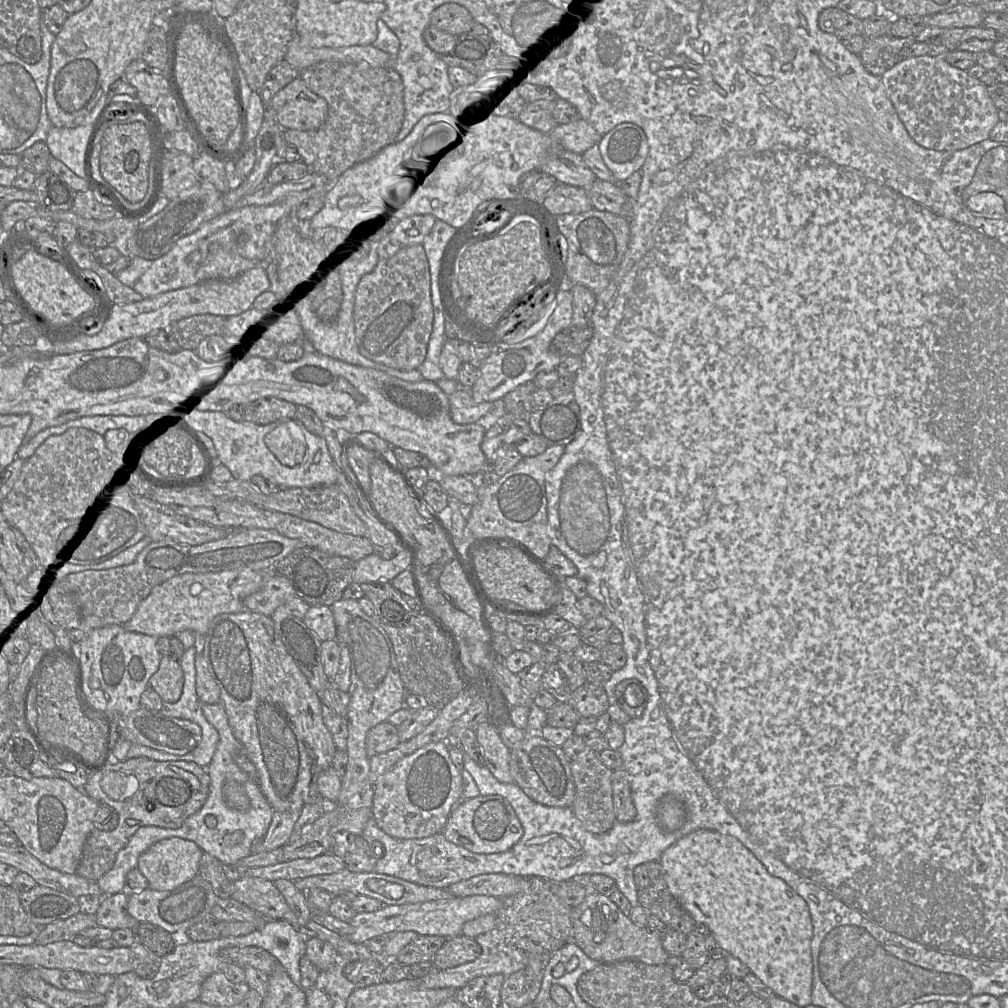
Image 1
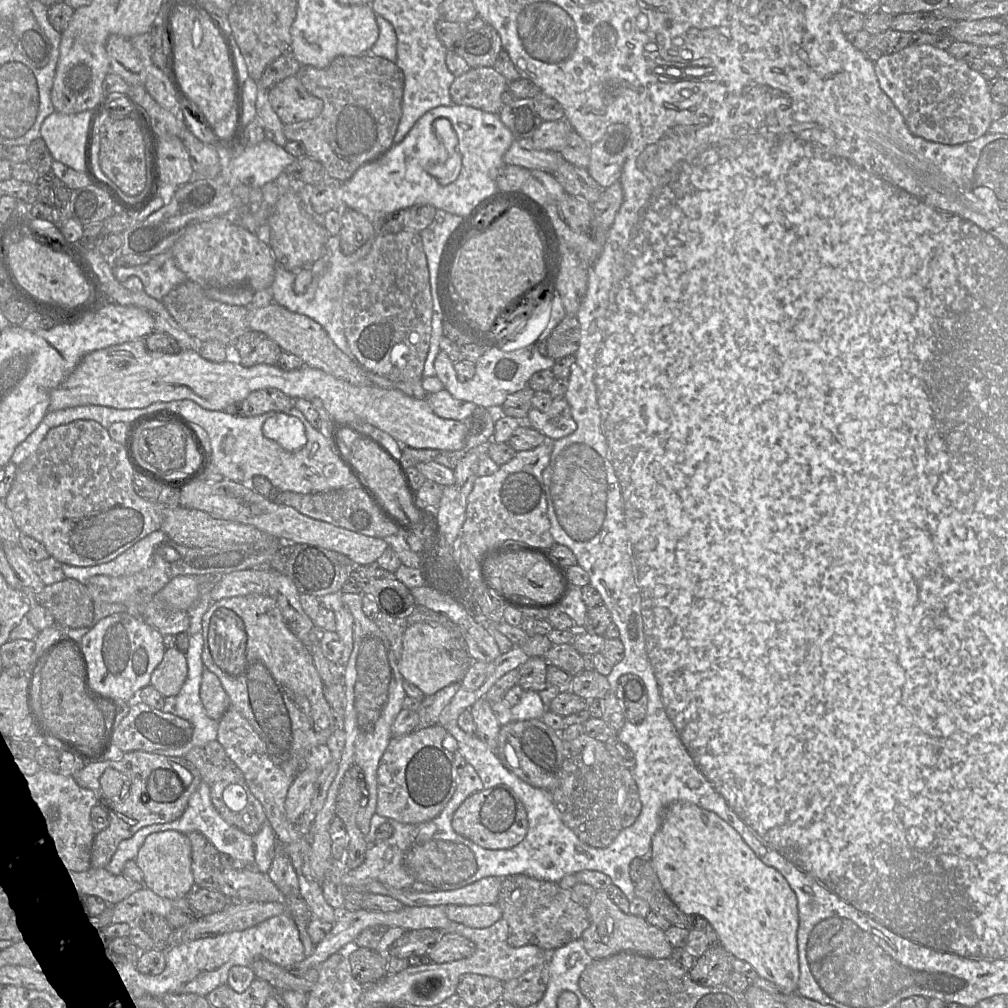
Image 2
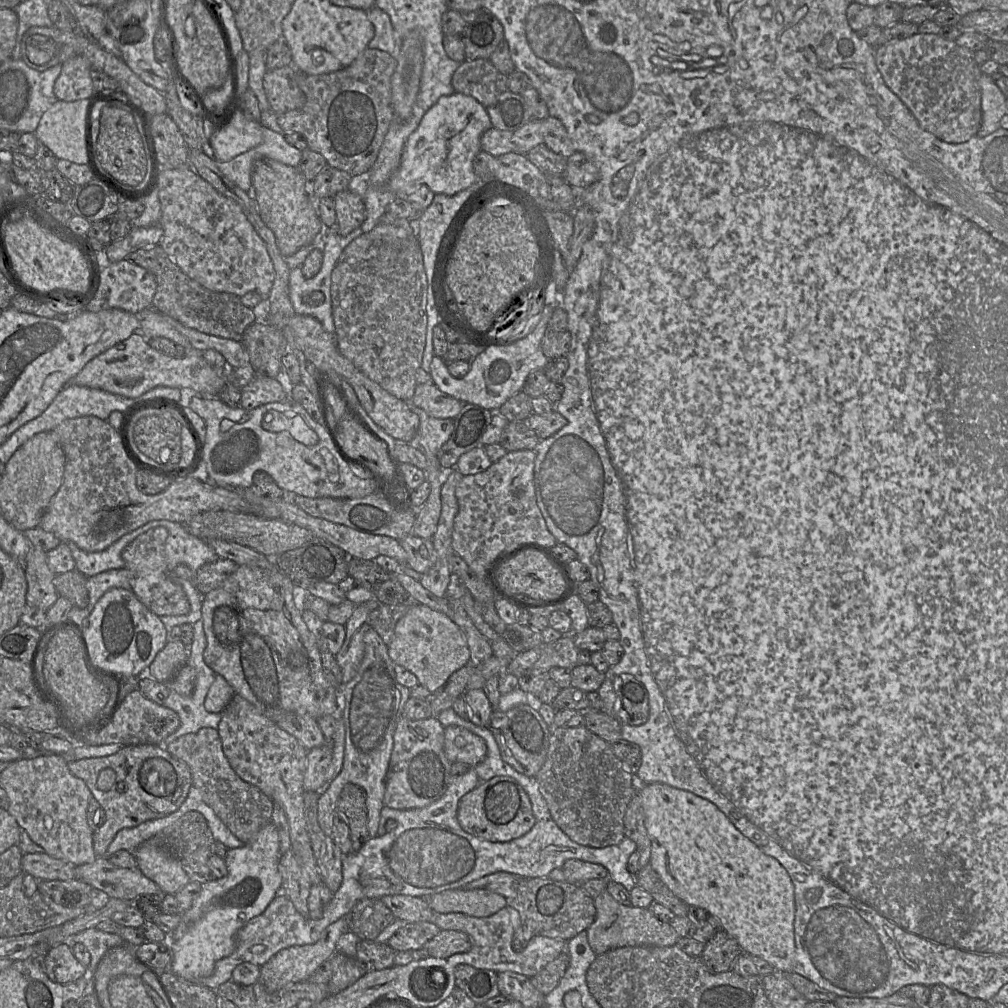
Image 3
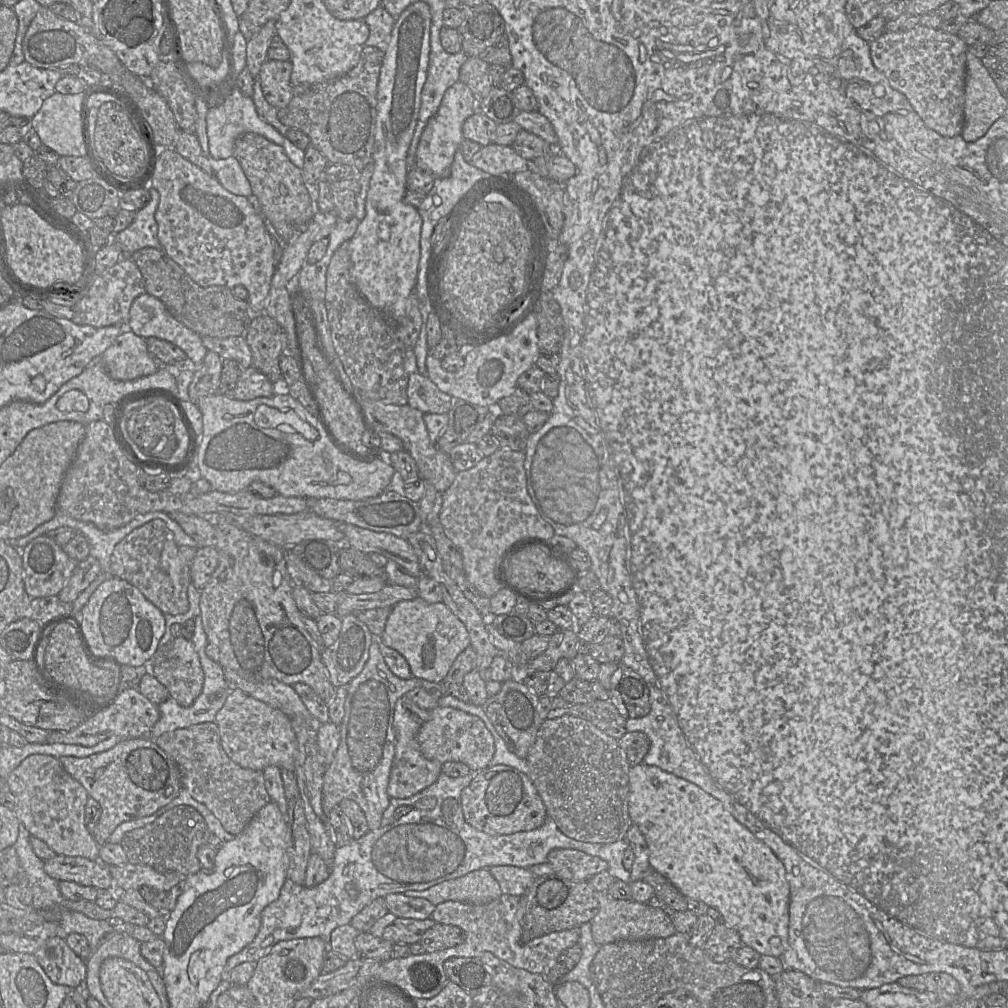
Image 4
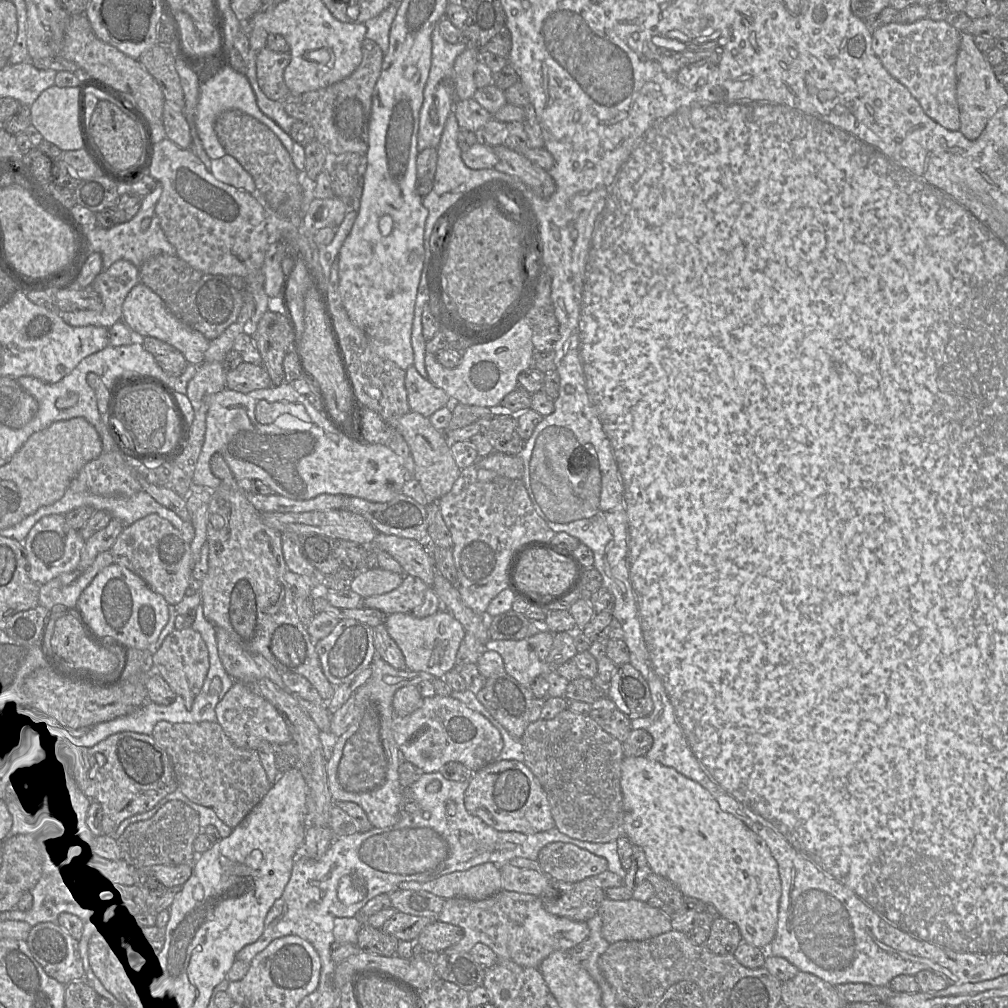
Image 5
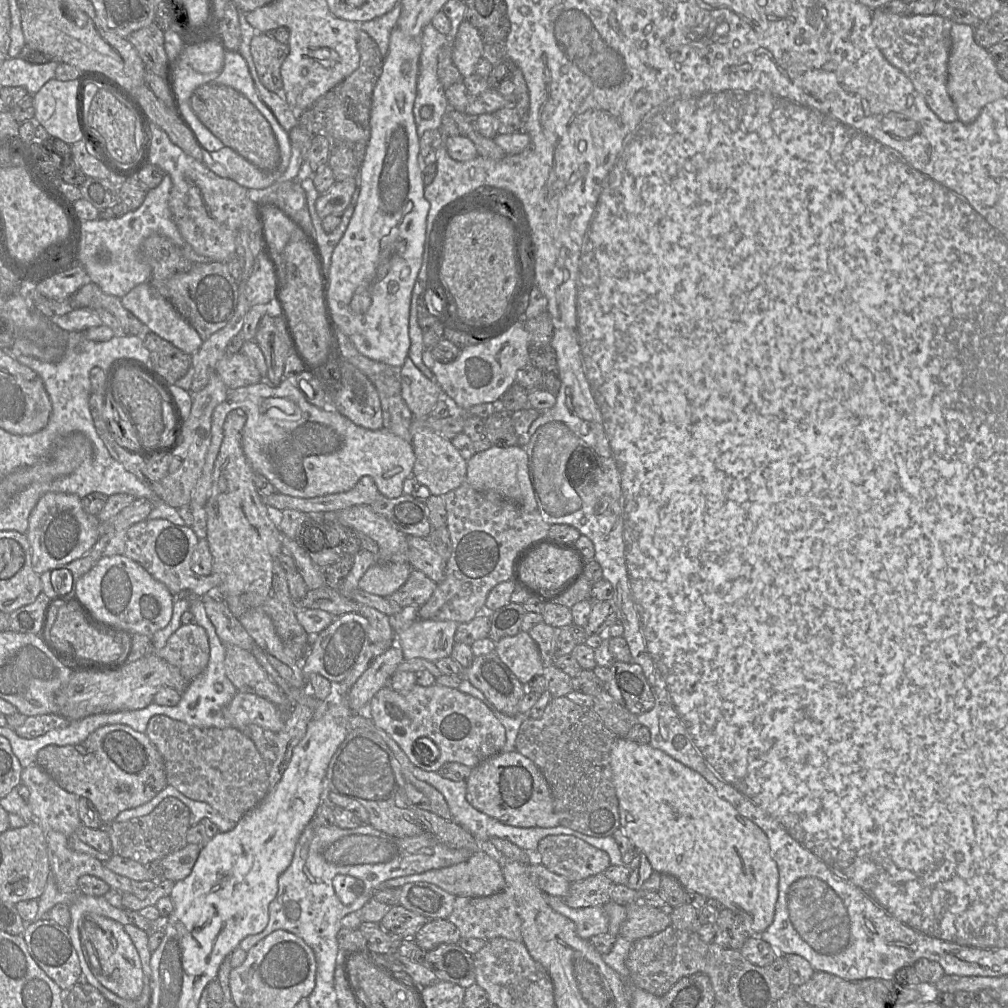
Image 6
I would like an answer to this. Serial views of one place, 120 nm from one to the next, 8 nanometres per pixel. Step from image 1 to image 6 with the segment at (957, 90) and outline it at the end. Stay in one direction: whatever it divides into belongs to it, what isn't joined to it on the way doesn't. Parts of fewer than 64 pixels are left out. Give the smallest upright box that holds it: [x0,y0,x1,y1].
[871,10,958,122]

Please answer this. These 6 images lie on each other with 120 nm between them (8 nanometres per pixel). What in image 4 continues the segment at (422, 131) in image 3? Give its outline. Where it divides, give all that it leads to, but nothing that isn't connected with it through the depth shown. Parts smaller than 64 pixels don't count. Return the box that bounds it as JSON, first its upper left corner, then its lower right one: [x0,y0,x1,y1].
[416,81,478,178]

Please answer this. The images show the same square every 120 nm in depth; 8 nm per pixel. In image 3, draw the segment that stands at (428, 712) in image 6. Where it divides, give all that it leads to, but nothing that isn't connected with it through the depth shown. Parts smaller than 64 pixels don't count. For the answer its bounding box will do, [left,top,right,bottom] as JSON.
[444,726,487,767]

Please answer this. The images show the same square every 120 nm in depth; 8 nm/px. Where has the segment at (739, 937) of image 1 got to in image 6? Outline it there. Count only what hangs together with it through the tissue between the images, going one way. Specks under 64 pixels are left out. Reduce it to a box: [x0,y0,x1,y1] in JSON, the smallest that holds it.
[610,737,779,935]

